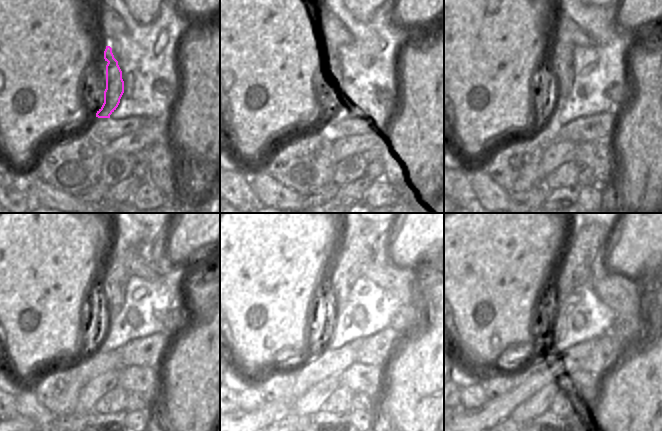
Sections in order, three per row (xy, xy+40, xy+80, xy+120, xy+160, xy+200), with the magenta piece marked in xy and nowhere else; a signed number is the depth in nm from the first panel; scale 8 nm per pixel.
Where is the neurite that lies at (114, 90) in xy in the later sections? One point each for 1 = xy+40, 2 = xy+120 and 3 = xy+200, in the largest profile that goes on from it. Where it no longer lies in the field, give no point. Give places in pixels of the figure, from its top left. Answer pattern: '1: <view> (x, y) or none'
1: xy+40 (334, 56)
2: xy+120 (115, 277)
3: xy+200 (583, 246)

